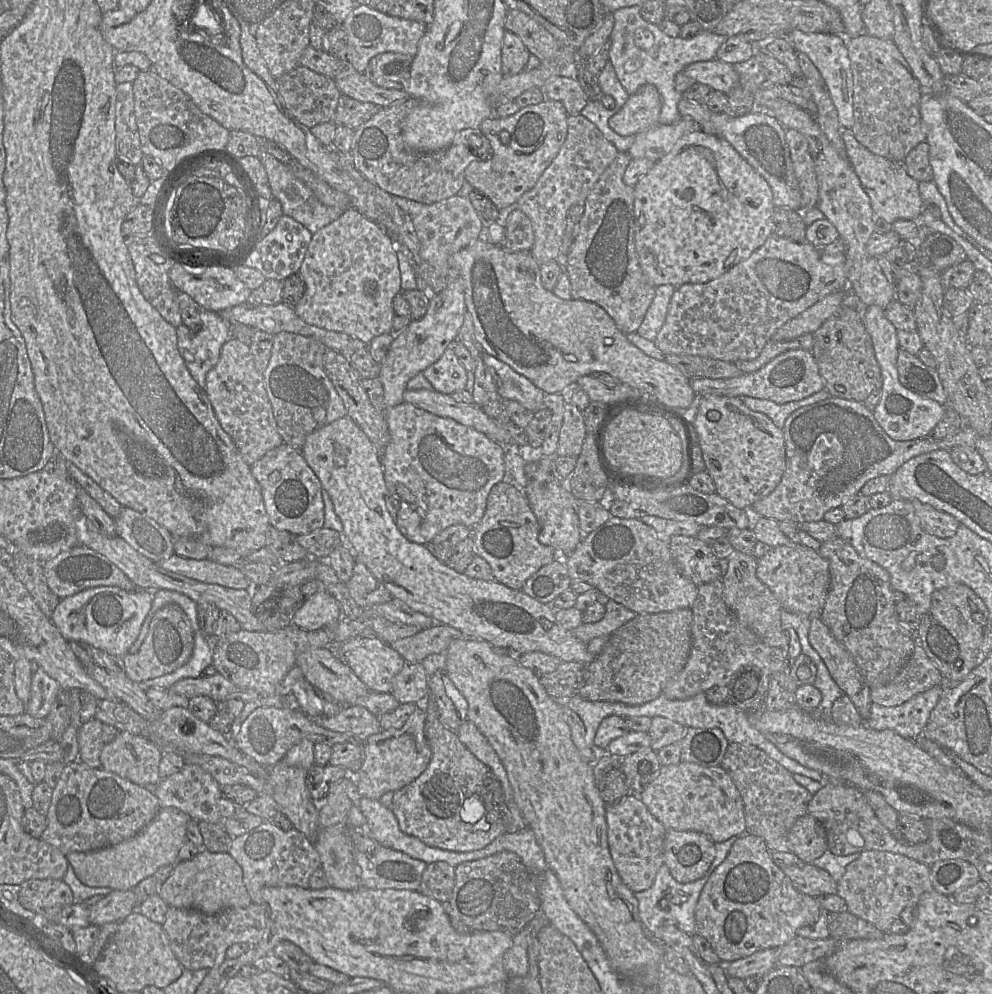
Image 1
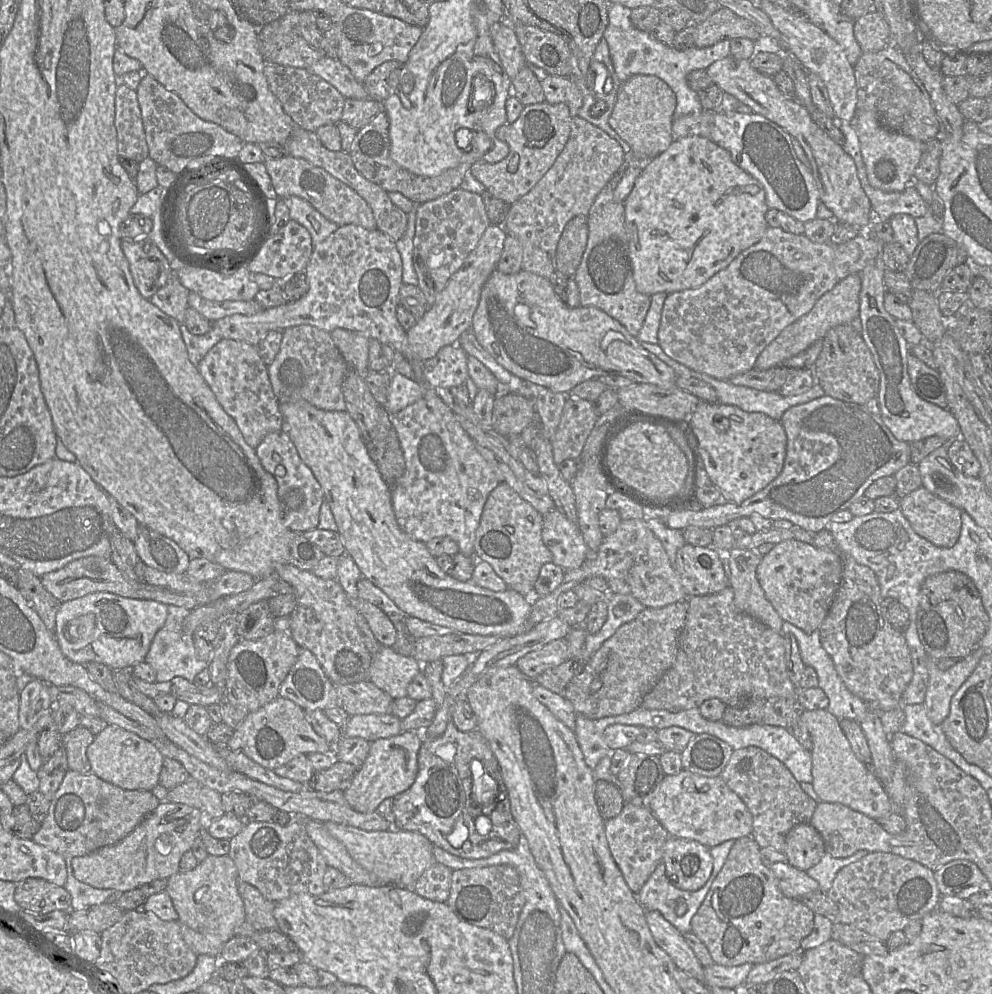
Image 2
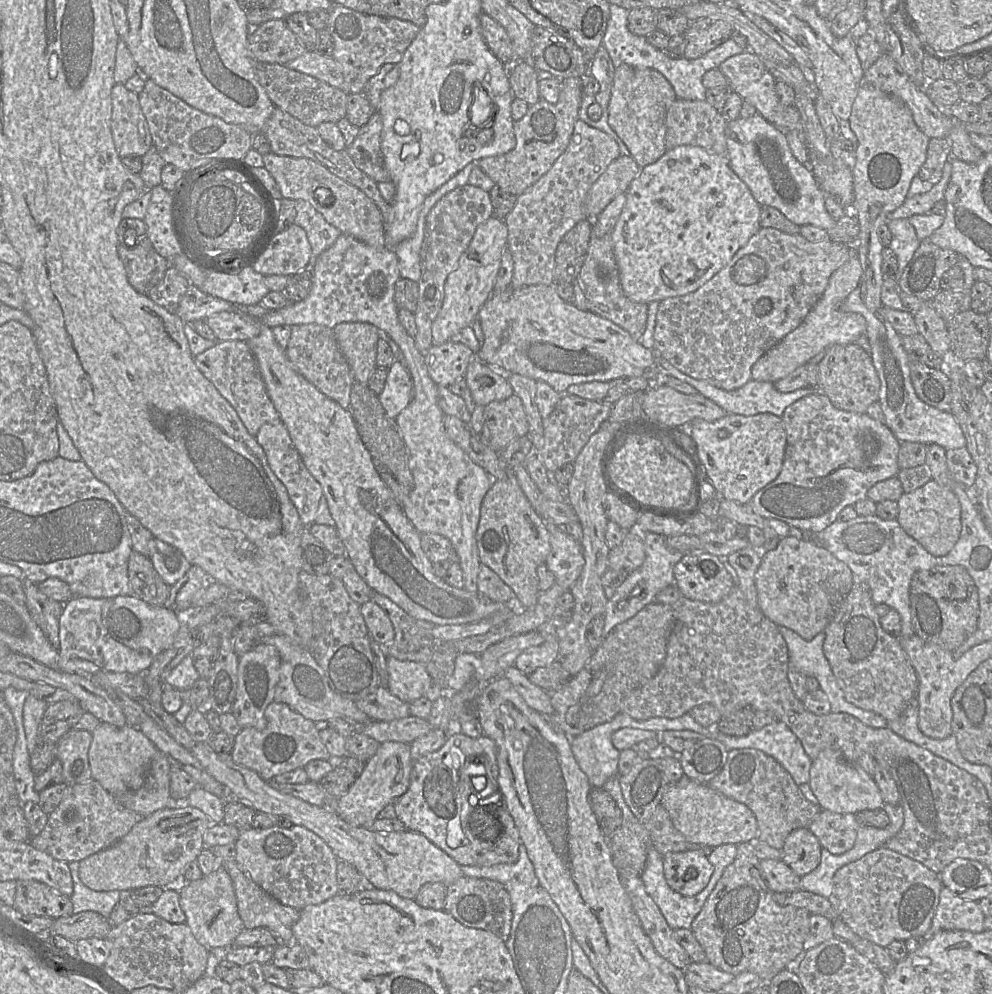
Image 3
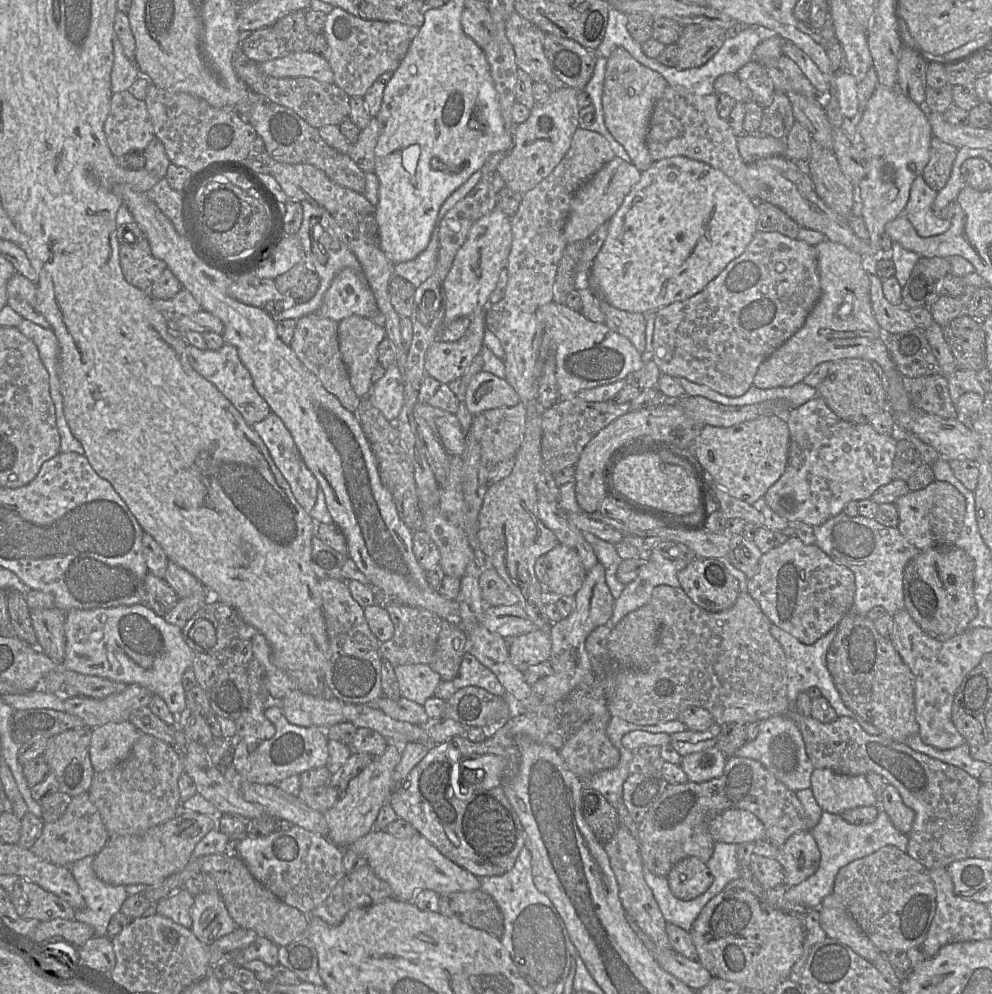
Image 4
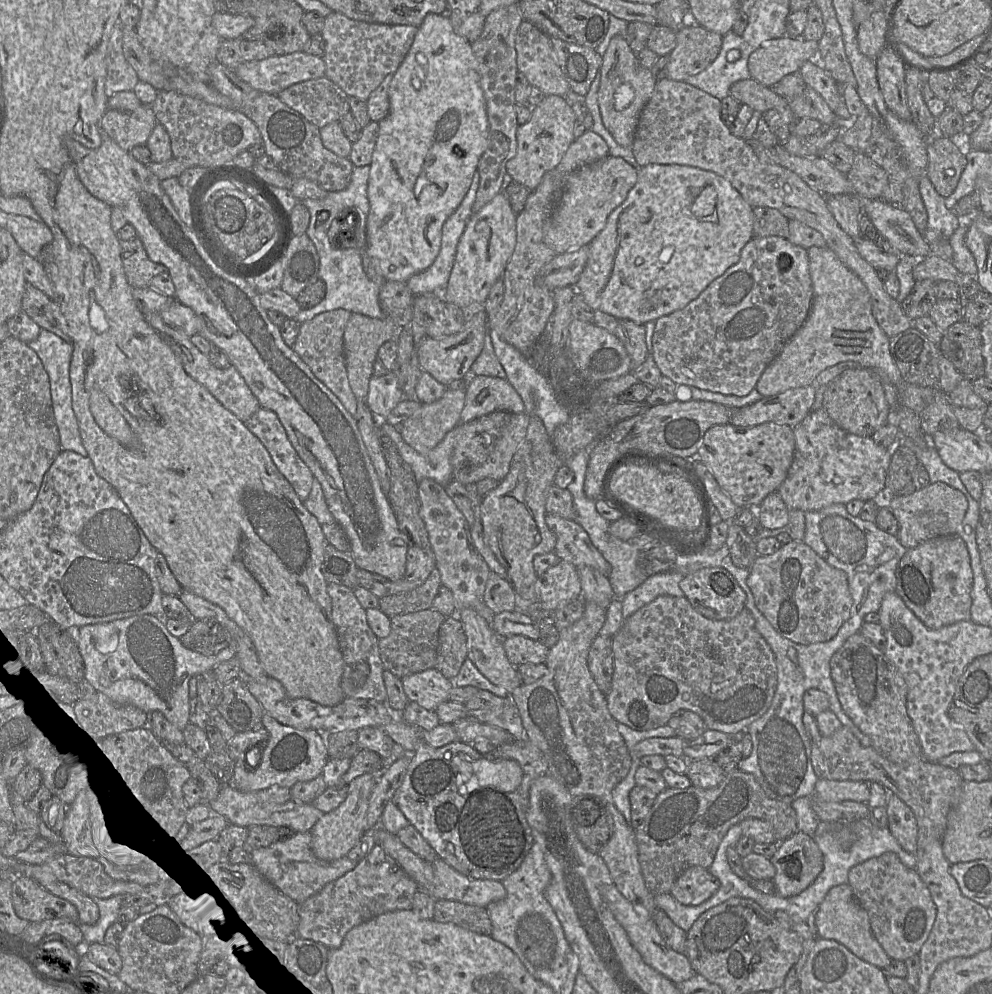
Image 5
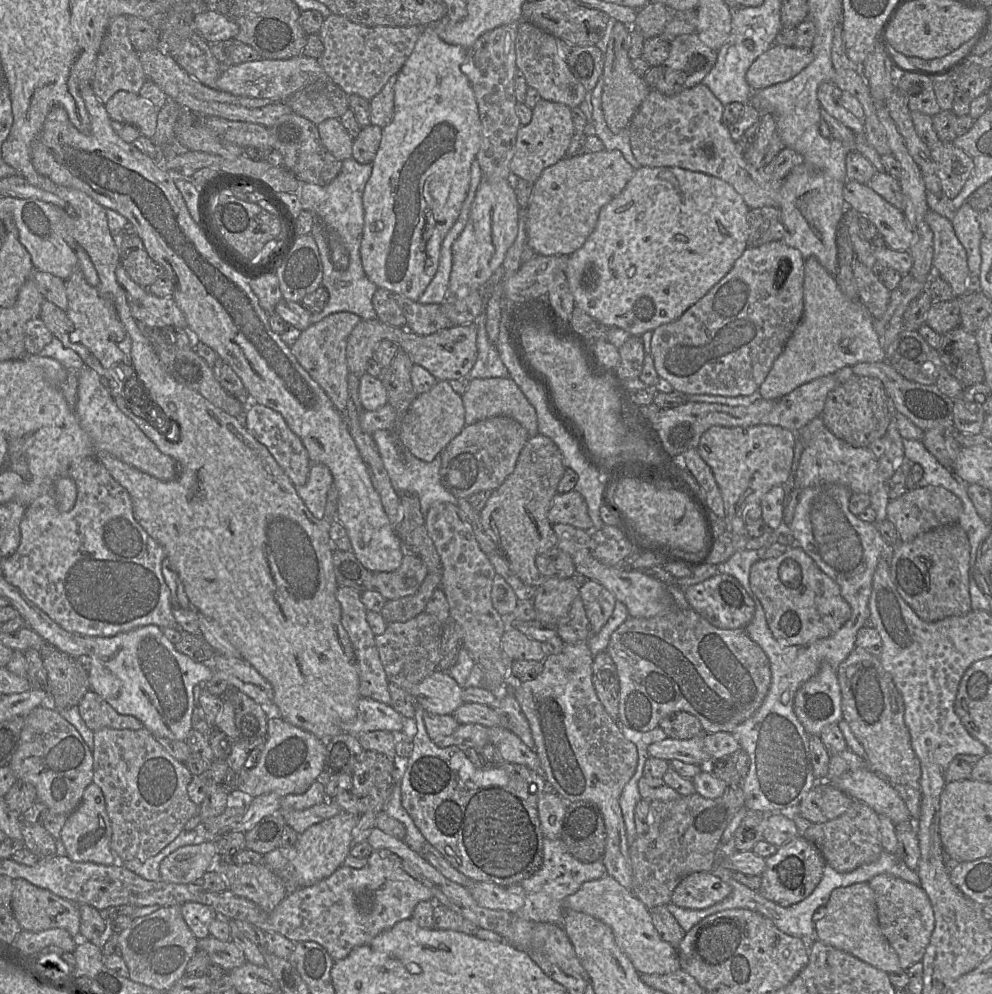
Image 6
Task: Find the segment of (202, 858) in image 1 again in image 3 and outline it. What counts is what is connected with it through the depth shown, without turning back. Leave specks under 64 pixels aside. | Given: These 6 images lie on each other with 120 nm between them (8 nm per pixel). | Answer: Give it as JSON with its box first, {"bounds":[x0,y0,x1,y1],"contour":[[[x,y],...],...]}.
{"bounds":[179,867,245,951],"contour":[[[219,867],[199,880],[187,882],[179,891],[179,896],[180,907],[186,916],[185,923],[191,929],[198,943],[204,946],[208,951],[213,948],[231,947],[235,938],[245,929],[244,923],[238,913],[232,880],[223,867]]]}

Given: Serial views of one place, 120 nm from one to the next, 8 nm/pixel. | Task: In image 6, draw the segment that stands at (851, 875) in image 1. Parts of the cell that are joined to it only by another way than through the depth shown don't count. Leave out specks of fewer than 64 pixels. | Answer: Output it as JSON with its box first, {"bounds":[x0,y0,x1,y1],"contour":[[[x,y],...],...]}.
{"bounds":[868,874,935,971],"contour":[[[890,874],[876,875],[869,880],[868,884],[875,893],[880,930],[897,953],[901,968],[906,971],[916,962],[921,962],[935,927],[934,911],[930,899],[920,885],[914,885]]]}

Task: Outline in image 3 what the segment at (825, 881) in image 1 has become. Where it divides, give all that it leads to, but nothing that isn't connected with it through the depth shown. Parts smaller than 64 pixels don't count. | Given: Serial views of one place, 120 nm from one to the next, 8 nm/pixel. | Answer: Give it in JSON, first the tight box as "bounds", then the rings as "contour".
{"bounds":[760,860,800,893],"contour":[[[761,860],[760,866],[763,877],[769,889],[774,893],[790,893],[800,889],[800,880],[797,874],[780,860]]]}

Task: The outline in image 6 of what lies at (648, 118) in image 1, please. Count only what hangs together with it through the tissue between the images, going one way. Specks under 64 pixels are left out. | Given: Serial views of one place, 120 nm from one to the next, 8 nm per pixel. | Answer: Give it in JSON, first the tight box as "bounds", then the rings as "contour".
{"bounds":[602,21,651,134],"contour":[[[617,21],[613,27],[605,53],[602,74],[602,109],[606,123],[614,134],[628,129],[632,117],[651,90],[651,88],[646,85],[643,77],[638,76],[632,68],[632,60],[628,56],[630,28],[631,27],[624,25],[622,22]]]}

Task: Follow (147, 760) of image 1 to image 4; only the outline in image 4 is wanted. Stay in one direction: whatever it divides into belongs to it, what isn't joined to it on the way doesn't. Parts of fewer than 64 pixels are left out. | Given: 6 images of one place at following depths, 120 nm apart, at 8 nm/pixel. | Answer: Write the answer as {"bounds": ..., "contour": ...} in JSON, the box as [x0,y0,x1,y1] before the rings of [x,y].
{"bounds":[90,721,143,773],"contour":[[[129,721],[110,722],[92,729],[90,742],[90,760],[95,773],[112,768],[130,755],[134,743],[143,733]]]}

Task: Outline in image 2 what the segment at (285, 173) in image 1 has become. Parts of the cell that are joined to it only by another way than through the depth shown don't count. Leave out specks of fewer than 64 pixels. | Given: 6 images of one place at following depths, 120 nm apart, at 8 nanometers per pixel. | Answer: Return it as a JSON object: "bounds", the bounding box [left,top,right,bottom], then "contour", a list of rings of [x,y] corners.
{"bounds":[279,196,339,245],"contour":[[[290,196],[287,198],[279,198],[284,199],[285,204],[289,208],[290,218],[300,225],[305,227],[311,235],[312,245],[318,245],[322,241],[324,241],[330,234],[337,230],[339,225],[325,218],[317,209],[315,209],[308,201],[300,198],[298,196]]]}

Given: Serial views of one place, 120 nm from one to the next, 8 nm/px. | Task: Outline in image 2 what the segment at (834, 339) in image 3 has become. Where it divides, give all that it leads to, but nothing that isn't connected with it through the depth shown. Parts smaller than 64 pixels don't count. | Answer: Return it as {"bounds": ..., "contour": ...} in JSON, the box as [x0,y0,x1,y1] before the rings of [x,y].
{"bounds":[754,273,860,370],"contour":[[[860,273],[851,274],[841,280],[831,290],[823,294],[808,313],[782,330],[758,355],[754,367],[759,370],[768,370],[779,366],[784,361],[806,350],[815,341],[823,339],[830,329],[848,324],[854,318],[859,317],[860,291]]]}

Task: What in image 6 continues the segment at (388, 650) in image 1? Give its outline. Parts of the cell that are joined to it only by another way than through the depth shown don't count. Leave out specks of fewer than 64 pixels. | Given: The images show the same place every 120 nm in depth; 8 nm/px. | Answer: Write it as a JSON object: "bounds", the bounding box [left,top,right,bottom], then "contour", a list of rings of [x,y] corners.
{"bounds":[411,670,464,715],"contour":[[[436,670],[414,687],[411,695],[429,713],[453,715],[464,703],[462,692],[463,688],[452,676]]]}

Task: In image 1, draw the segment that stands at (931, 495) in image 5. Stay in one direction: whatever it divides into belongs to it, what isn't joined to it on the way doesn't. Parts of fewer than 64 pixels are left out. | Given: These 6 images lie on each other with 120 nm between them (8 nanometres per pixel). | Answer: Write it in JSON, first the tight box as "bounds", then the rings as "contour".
{"bounds":[911,499,960,538],"contour":[[[916,499],[911,502],[925,532],[939,538],[949,538],[956,534],[960,522],[952,515]]]}

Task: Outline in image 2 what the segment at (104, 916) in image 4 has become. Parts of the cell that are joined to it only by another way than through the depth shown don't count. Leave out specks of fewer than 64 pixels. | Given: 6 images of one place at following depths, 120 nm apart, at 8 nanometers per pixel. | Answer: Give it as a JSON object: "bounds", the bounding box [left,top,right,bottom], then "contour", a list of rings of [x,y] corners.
{"bounds":[64,859,124,910],"contour":[[[65,859],[65,864],[67,870],[67,879],[64,888],[68,891],[71,896],[71,910],[82,910],[89,906],[103,904],[106,901],[114,901],[115,903],[114,893],[124,893],[117,892],[114,890],[97,889],[88,884],[80,882],[74,876],[71,859]]]}

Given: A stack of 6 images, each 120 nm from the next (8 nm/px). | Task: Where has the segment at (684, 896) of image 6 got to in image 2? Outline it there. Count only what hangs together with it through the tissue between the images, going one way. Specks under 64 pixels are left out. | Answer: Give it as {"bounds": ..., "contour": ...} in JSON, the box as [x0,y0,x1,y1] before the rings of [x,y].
{"bounds":[663,836,713,891],"contour":[[[671,836],[664,844],[663,863],[669,881],[689,891],[704,886],[713,870],[710,848],[695,840]]]}

